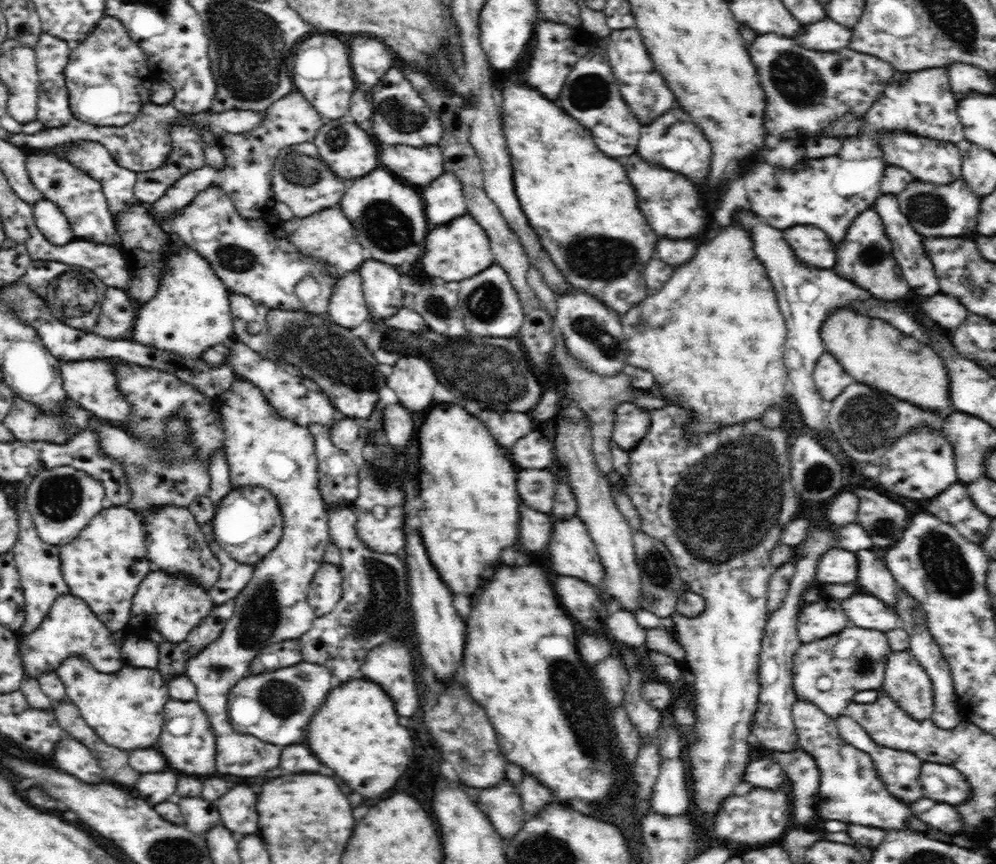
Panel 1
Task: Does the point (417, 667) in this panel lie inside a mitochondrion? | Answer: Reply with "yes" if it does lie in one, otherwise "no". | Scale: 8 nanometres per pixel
no

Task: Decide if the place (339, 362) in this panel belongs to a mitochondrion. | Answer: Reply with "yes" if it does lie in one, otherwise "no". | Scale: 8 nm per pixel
yes

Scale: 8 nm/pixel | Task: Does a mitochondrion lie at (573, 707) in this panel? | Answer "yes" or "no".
yes

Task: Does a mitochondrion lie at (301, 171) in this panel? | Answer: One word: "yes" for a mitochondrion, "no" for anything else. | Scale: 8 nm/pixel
yes

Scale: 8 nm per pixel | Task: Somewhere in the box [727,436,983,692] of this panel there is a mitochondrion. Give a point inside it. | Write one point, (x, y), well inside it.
(946, 565)

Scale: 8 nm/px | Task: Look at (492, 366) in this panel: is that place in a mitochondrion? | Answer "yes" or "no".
yes

